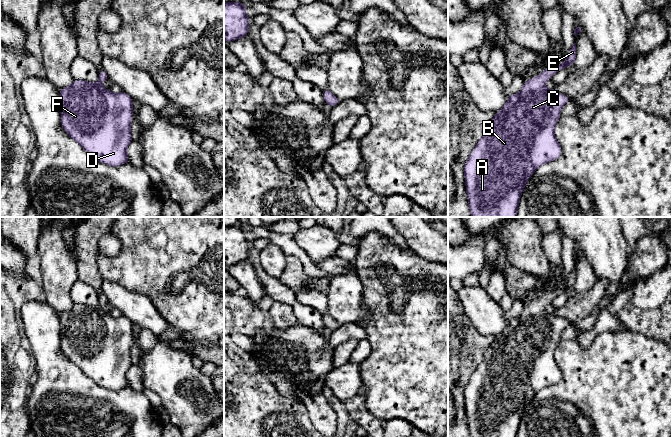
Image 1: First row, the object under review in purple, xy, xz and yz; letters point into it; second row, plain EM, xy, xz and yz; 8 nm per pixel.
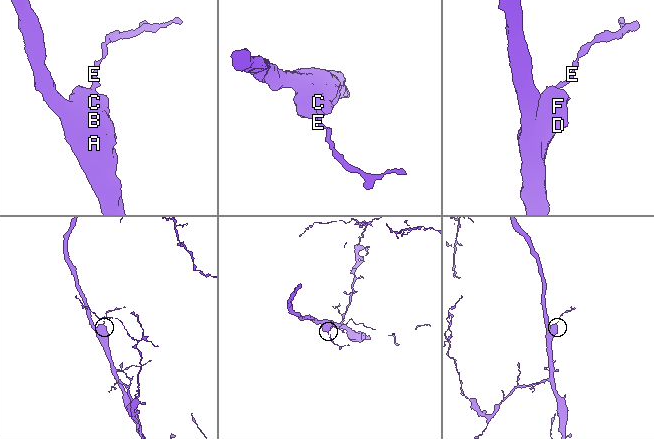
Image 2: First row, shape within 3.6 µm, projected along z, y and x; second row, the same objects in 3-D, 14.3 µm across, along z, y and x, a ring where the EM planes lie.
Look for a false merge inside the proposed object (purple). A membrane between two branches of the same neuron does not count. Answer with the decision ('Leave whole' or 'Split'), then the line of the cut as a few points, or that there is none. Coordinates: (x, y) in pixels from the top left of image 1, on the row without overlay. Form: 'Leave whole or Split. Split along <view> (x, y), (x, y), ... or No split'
Leave whole. No split

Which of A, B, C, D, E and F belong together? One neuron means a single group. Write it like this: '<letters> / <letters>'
A B C D E F

